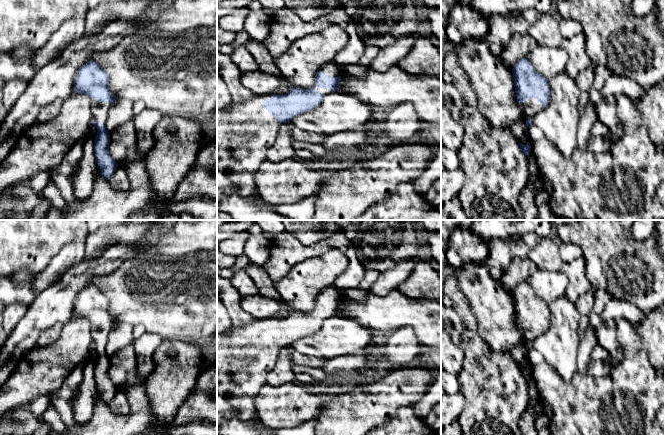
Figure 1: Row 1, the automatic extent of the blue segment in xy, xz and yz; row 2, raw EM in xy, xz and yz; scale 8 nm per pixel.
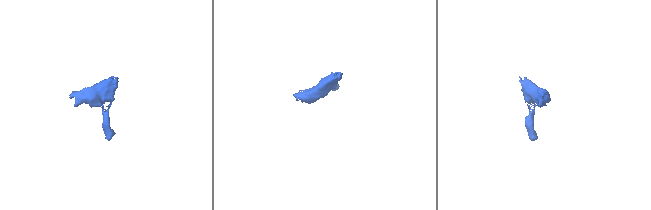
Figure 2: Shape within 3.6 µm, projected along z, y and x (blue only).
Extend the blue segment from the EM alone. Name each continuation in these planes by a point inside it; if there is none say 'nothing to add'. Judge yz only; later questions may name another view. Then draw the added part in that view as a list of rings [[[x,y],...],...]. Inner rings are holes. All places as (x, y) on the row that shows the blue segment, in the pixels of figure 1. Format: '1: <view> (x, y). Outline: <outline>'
1: yz (531, 107). Outline: [[[534,97],[519,103],[519,105],[524,110],[527,120],[531,120],[540,110],[543,109],[542,104]]]

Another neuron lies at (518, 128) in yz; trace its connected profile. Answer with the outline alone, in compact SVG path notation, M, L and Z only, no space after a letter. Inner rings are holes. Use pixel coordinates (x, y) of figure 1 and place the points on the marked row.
M516 121L511 126L511 131L516 138L517 143L521 143L523 145L531 144L531 140L526 135L527 125L523 121Z

